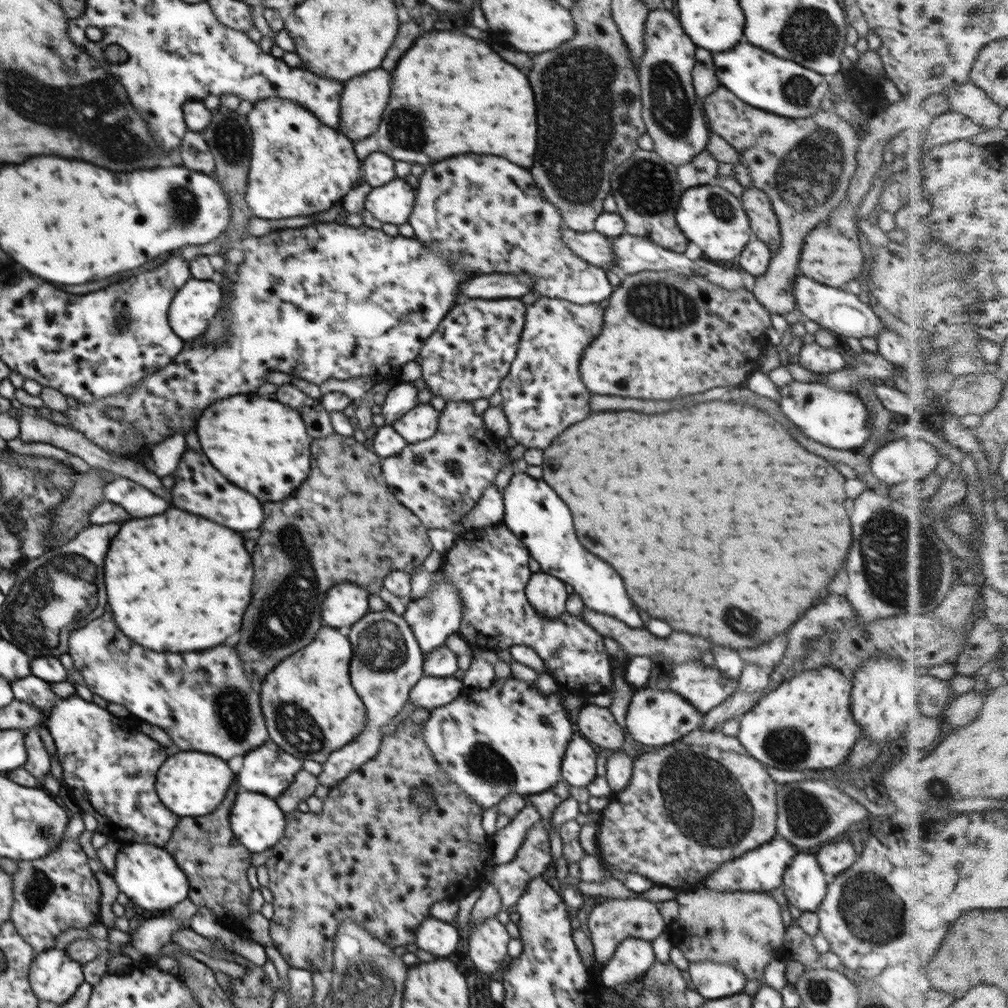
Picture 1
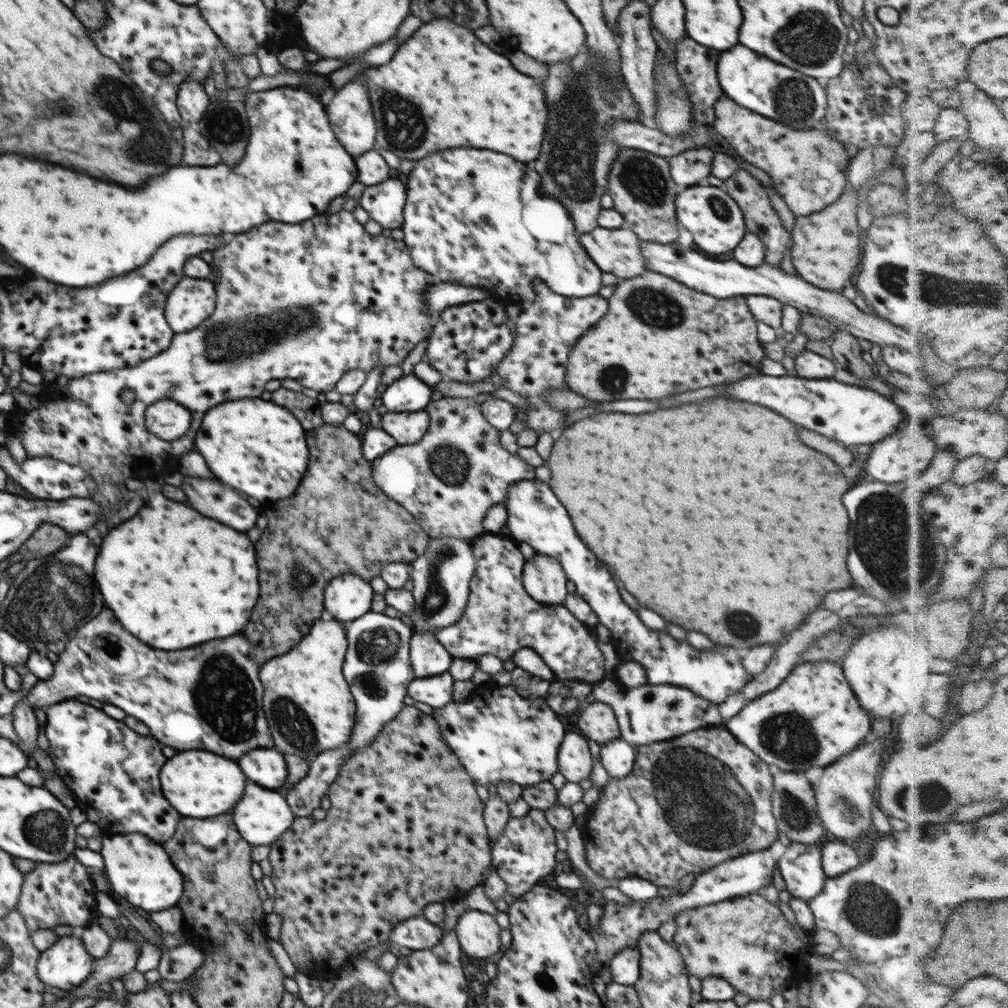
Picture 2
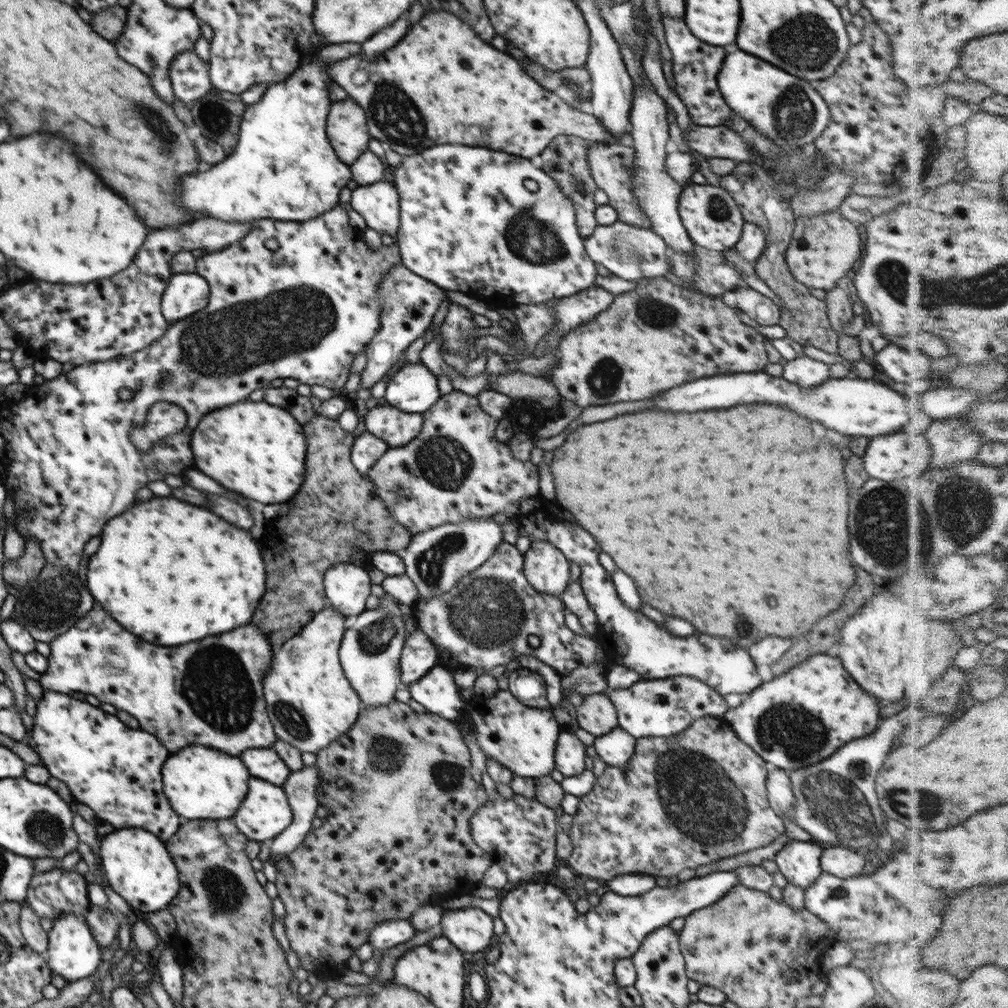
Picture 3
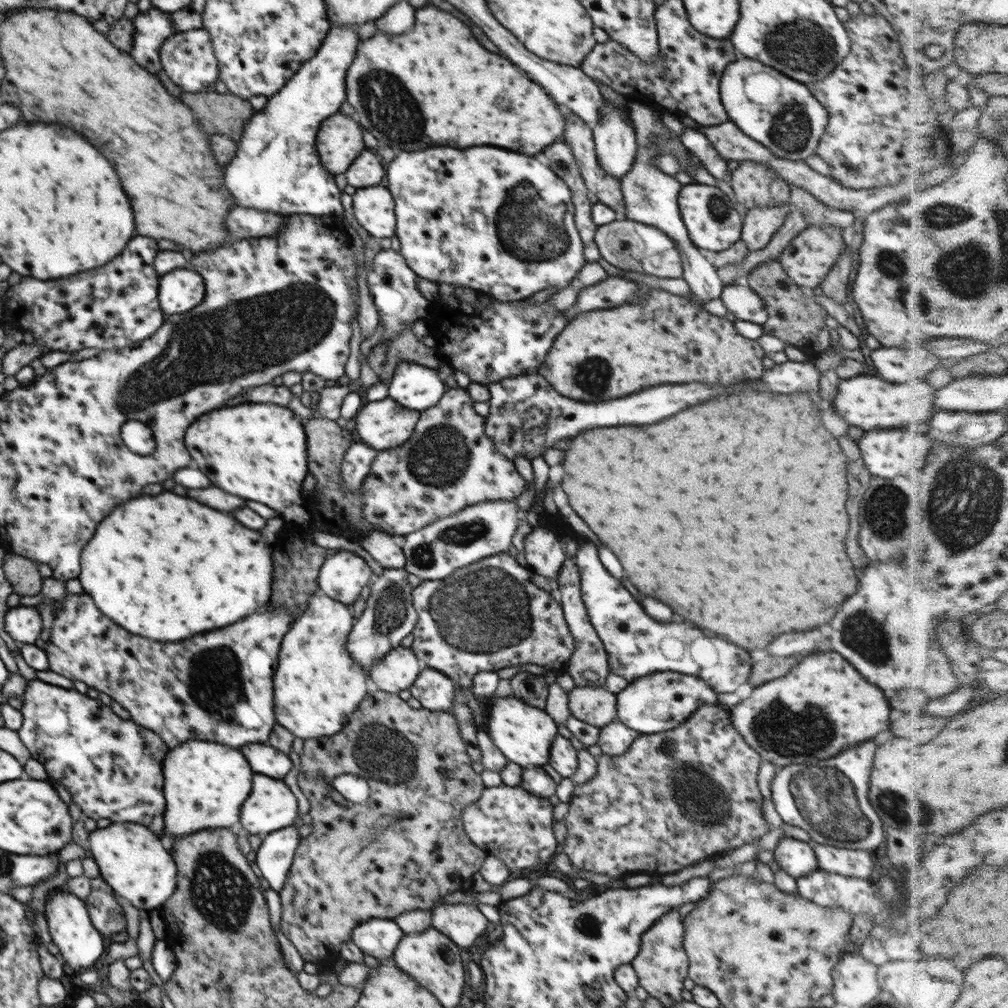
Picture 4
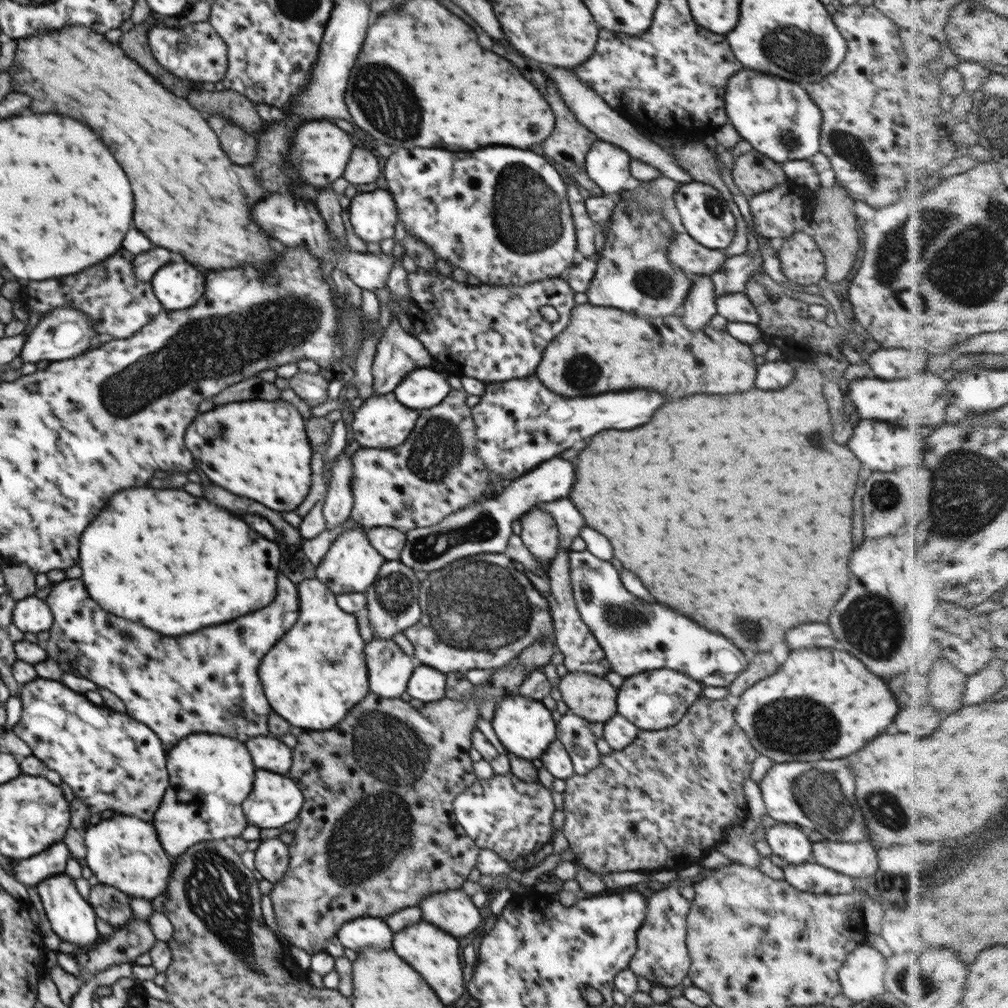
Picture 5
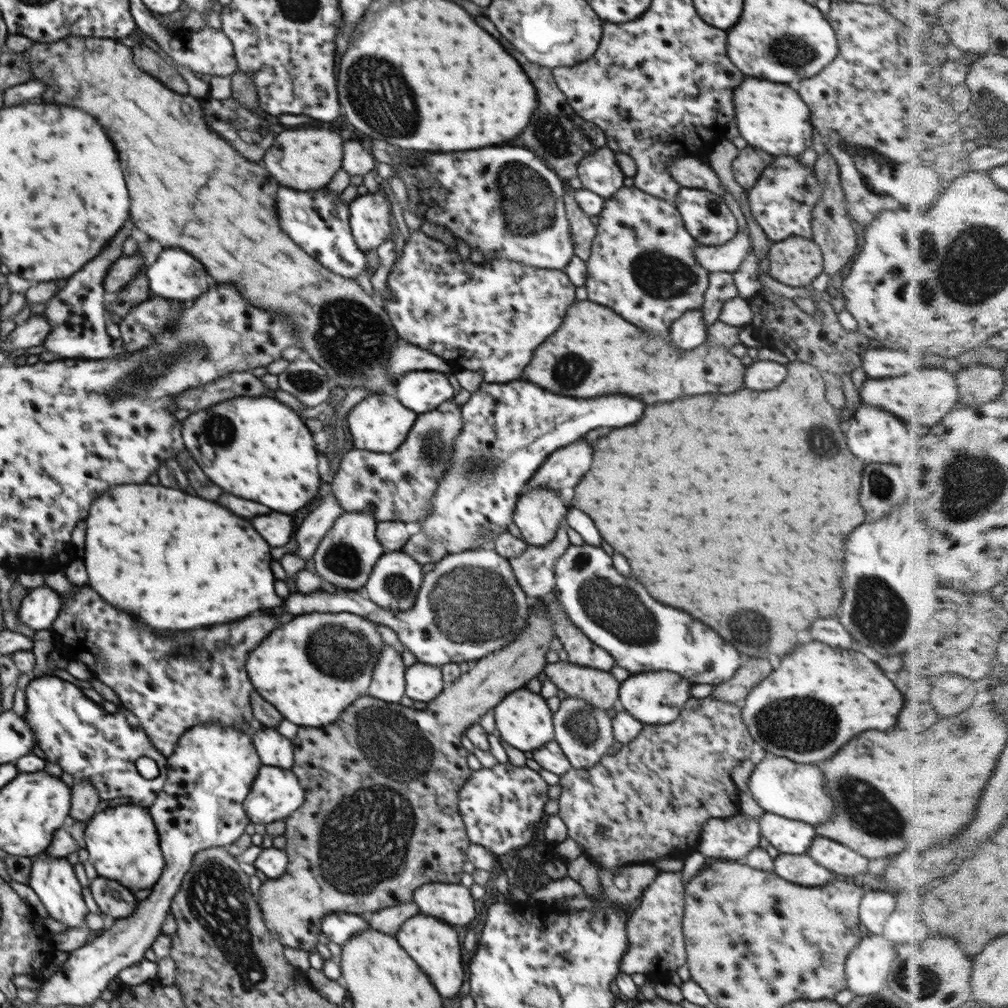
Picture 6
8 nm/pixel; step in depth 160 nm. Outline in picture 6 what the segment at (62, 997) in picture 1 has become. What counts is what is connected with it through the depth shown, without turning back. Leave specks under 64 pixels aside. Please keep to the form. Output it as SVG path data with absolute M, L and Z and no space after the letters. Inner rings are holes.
M45 851L38 854L33 859L31 866L31 875L28 886L34 889L44 904L50 917L66 925L70 929L85 926L84 918L89 913L86 902L82 897L82 888L80 881L75 875L73 865L65 858L52 858Z

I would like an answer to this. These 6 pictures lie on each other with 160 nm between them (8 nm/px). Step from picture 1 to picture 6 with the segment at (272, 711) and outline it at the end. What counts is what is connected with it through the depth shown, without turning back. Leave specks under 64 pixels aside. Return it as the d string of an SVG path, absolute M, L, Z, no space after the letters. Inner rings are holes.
M312 611L295 615L285 624L280 624L246 661L246 670L256 692L268 700L276 710L298 727L324 727L334 723L346 710L346 706L367 694L376 661L385 645L376 629L378 624L351 612Z

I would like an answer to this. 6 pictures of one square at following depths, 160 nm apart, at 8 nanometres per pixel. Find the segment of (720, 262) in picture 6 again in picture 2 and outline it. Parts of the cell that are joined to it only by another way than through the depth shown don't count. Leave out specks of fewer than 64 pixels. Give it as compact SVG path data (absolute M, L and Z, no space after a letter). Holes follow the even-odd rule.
M626 226L616 228L596 227L594 230L587 233L579 233L580 245L588 253L588 256L594 261L594 264L602 272L612 272L620 280L629 279L647 270L645 260L641 255L642 241L638 239L638 235Z

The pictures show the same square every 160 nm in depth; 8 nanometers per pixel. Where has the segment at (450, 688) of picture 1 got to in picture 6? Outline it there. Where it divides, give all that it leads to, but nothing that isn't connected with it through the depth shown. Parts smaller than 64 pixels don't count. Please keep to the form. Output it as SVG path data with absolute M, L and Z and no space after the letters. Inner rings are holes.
M414 663L405 672L405 694L418 702L434 700L445 687L441 667L430 664Z

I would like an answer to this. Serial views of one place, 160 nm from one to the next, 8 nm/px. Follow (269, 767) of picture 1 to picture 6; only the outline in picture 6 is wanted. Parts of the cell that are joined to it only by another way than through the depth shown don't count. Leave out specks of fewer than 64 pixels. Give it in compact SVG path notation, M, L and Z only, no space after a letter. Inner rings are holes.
M265 727L251 734L251 738L263 765L284 769L292 768L293 742L278 733L277 729Z

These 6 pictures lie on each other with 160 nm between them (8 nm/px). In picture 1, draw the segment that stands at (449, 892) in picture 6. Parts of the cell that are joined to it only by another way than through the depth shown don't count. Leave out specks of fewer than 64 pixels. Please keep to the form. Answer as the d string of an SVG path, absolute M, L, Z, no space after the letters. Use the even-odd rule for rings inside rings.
M496 916L476 923L468 934L470 960L478 970L498 977L508 958L510 938L505 925Z

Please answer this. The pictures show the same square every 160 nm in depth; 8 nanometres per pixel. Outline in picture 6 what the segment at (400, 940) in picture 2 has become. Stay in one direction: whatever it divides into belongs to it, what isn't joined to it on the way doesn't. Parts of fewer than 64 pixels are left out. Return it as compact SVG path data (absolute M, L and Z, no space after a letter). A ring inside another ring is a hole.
M347 912L327 914L320 921L320 932L330 942L341 946L348 943L350 938L368 930L372 930L372 928L368 926L368 922L362 915L348 914Z

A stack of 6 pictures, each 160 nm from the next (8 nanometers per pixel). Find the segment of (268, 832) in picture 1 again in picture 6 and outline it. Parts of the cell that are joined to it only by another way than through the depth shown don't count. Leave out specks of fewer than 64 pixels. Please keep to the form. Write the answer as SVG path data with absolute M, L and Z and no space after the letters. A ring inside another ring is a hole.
M262 765L252 783L250 792L243 800L243 807L251 822L270 824L275 820L285 820L305 801L305 792L291 769Z

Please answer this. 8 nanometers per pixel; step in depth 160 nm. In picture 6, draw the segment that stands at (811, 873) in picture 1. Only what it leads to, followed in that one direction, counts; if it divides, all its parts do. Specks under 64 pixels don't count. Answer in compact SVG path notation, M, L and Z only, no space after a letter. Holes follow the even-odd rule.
M765 812L758 818L761 835L784 854L807 854L817 835L811 824Z

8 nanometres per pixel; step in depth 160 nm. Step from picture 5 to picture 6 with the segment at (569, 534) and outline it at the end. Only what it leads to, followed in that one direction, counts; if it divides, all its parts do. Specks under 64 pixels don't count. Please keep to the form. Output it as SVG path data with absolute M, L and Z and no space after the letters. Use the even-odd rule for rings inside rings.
M565 520L550 543L536 547L528 545L520 555L508 558L518 584L531 599L547 598L553 592L554 565L571 545L567 527Z

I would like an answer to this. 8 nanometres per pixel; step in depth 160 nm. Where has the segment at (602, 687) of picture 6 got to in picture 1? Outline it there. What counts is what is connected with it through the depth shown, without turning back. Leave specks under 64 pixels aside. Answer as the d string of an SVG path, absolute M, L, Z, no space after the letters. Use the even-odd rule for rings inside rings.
M585 704L579 709L577 719L578 732L609 752L627 748L624 731L616 723L609 708Z

